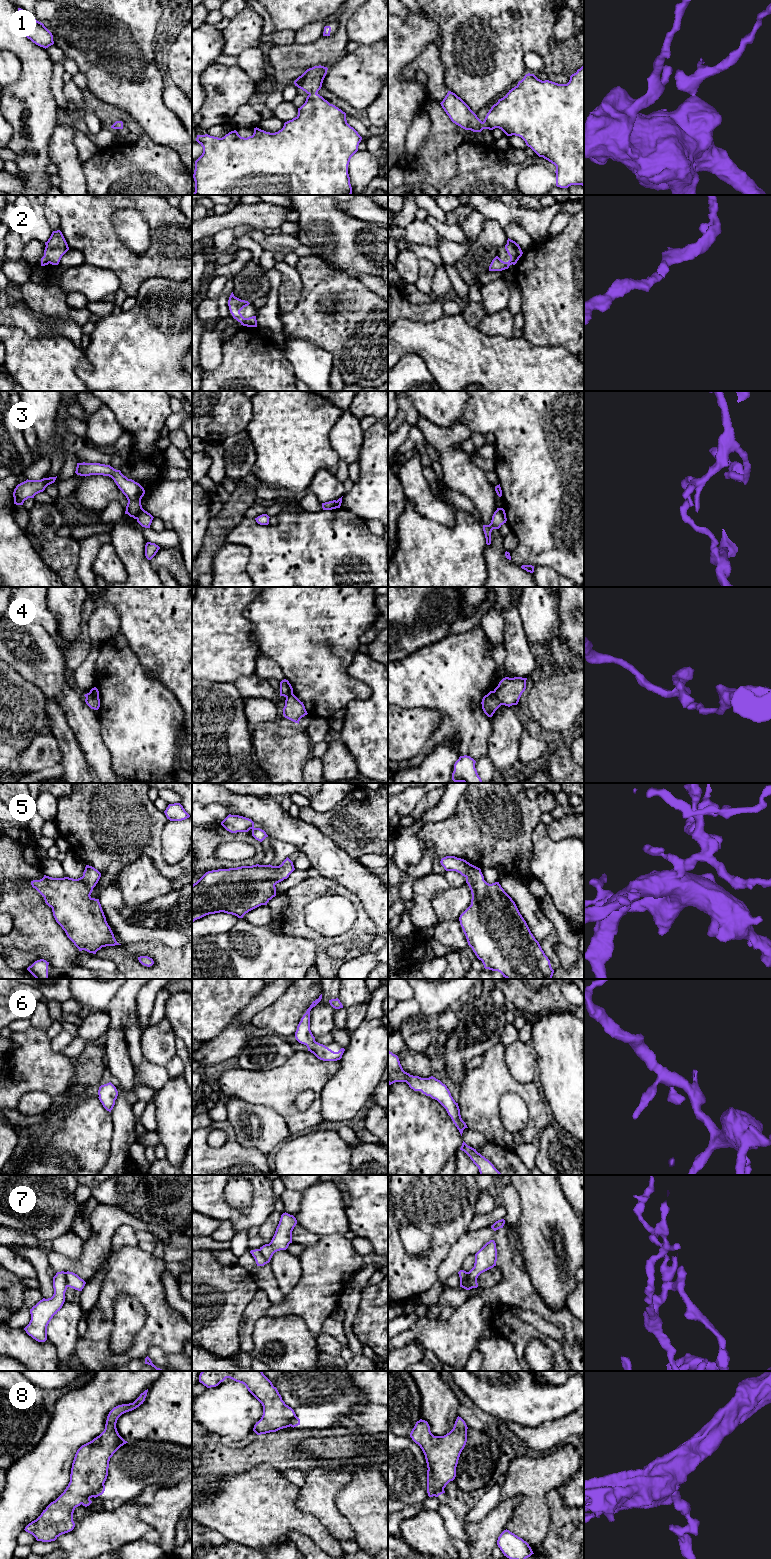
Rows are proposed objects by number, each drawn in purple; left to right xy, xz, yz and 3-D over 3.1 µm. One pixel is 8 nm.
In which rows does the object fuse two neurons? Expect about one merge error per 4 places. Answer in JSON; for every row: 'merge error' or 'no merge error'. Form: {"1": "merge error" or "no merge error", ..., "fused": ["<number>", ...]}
{"1": "no merge error", "2": "no merge error", "3": "merge error", "4": "merge error", "5": "no merge error", "6": "no merge error", "7": "merge error", "8": "merge error", "fused": ["3", "4", "7", "8"]}

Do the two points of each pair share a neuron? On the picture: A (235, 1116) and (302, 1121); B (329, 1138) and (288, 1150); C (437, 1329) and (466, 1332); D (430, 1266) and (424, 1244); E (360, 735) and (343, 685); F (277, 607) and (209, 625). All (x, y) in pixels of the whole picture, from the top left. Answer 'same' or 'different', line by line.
A: different
B: same
C: same
D: different
E: different
F: different

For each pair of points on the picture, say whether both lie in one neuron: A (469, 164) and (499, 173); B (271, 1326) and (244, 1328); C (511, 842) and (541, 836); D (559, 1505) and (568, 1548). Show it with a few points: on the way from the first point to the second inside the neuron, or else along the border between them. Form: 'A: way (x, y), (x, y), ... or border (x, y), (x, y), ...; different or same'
A: way (476, 167), (482, 173), (492, 173); same
B: border (266, 1314), (255, 1324), (251, 1350); different
C: border (540, 821), (532, 832), (532, 857), (529, 861); different
D: way (559, 1516), (556, 1525), (557, 1538); same

